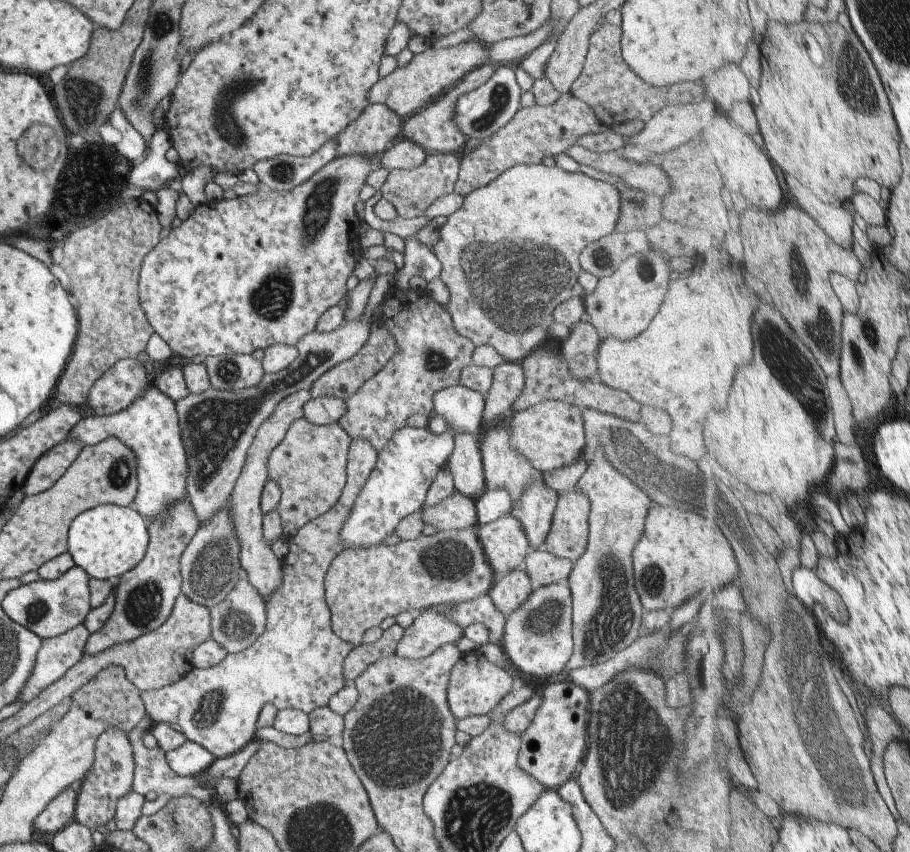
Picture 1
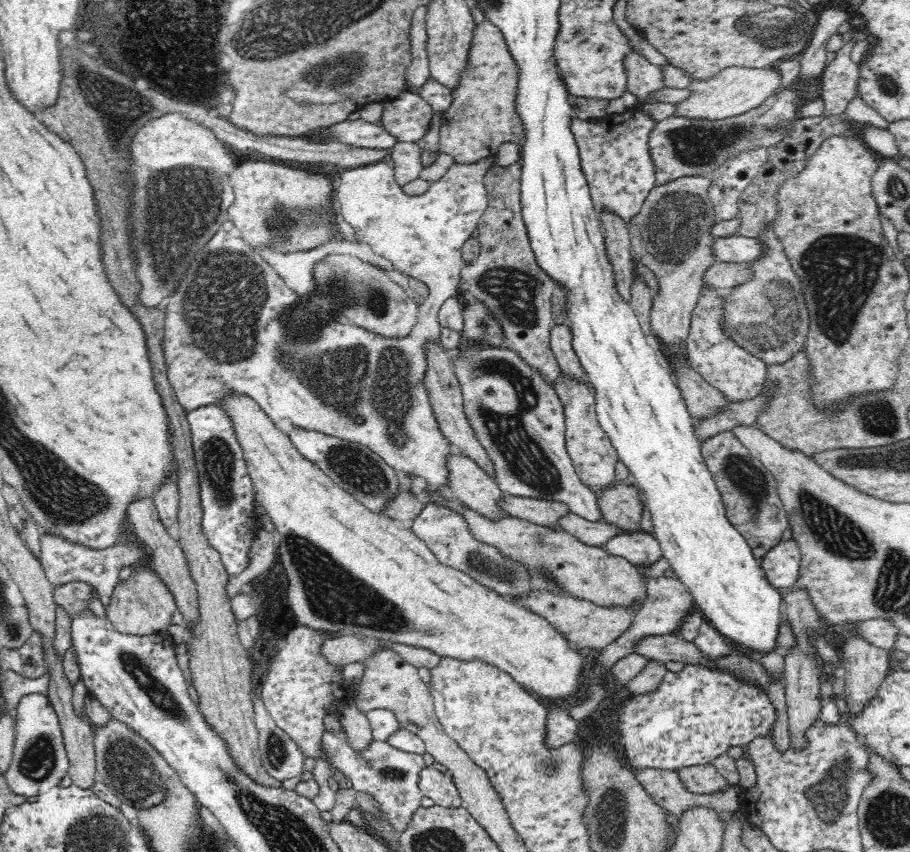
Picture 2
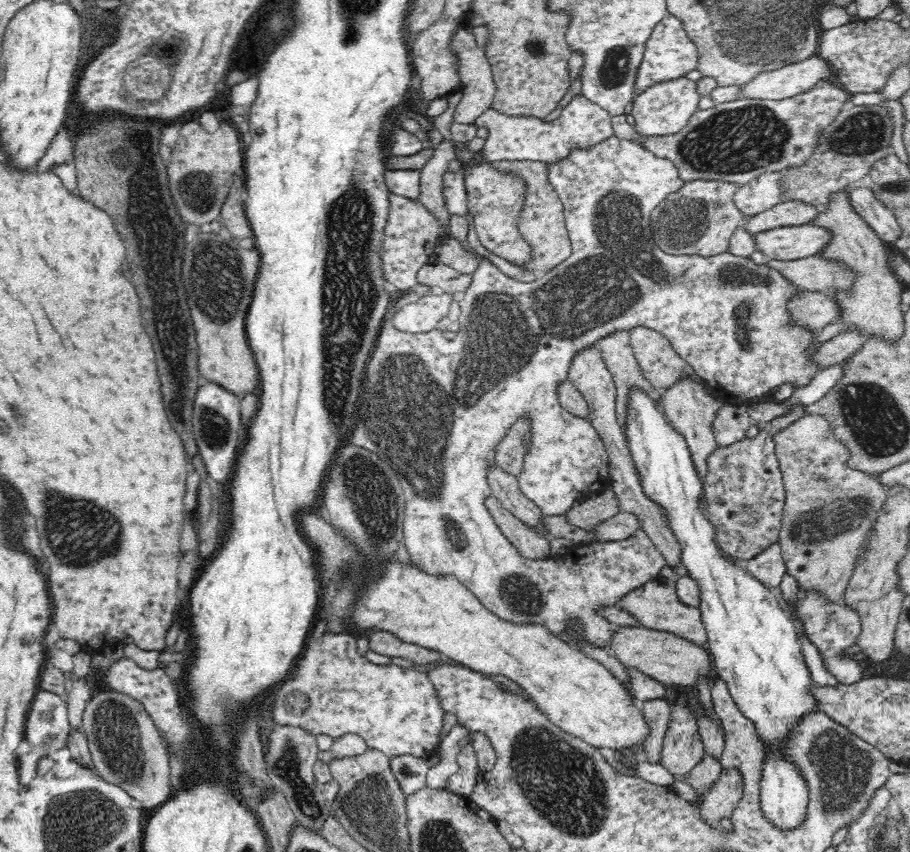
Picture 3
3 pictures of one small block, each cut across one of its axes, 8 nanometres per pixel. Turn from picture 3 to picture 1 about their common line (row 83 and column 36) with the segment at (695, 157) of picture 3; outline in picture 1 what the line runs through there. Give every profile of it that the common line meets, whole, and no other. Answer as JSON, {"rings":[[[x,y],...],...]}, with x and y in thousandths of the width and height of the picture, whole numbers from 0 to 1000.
{"rings":[[[73,925],[55,945],[40,959],[36,971],[51,979],[60,979],[69,974],[78,964],[82,964],[85,932],[78,925]]]}

